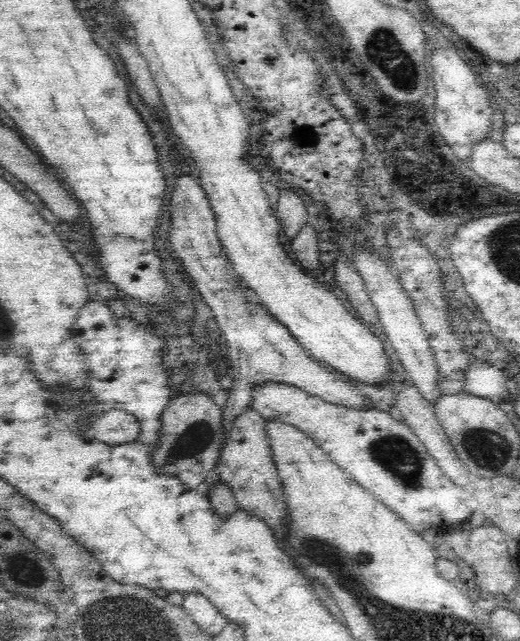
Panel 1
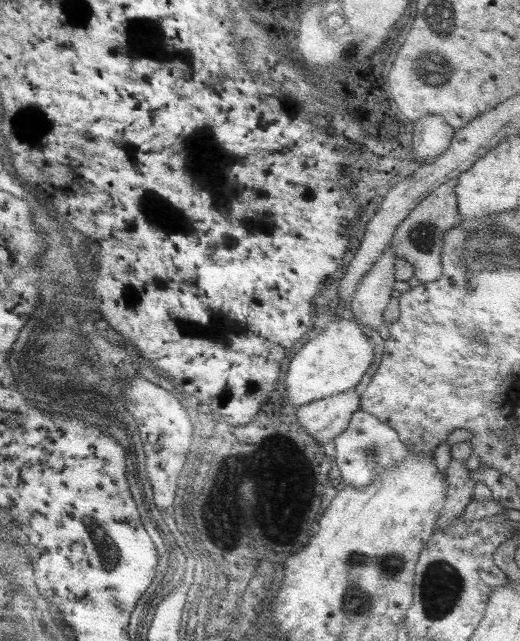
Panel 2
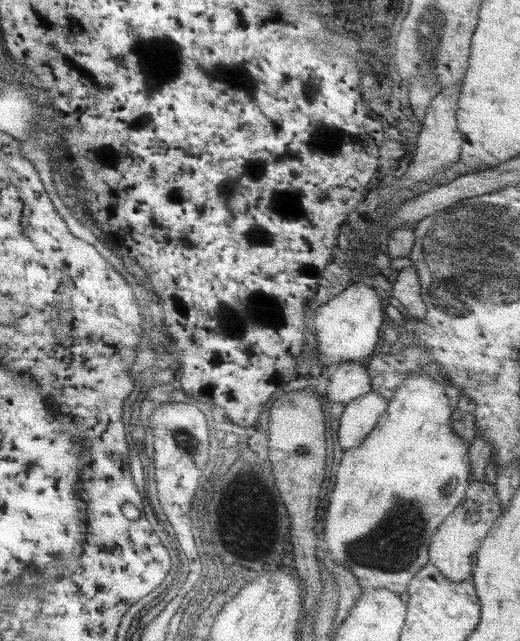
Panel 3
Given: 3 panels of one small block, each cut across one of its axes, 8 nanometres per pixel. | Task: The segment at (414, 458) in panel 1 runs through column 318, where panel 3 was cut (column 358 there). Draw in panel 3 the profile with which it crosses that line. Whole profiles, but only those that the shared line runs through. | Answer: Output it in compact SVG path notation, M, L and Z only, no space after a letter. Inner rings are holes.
M368 392L344 404L343 411L338 416L337 430L341 450L357 448L376 425L386 406L386 400L376 392Z

